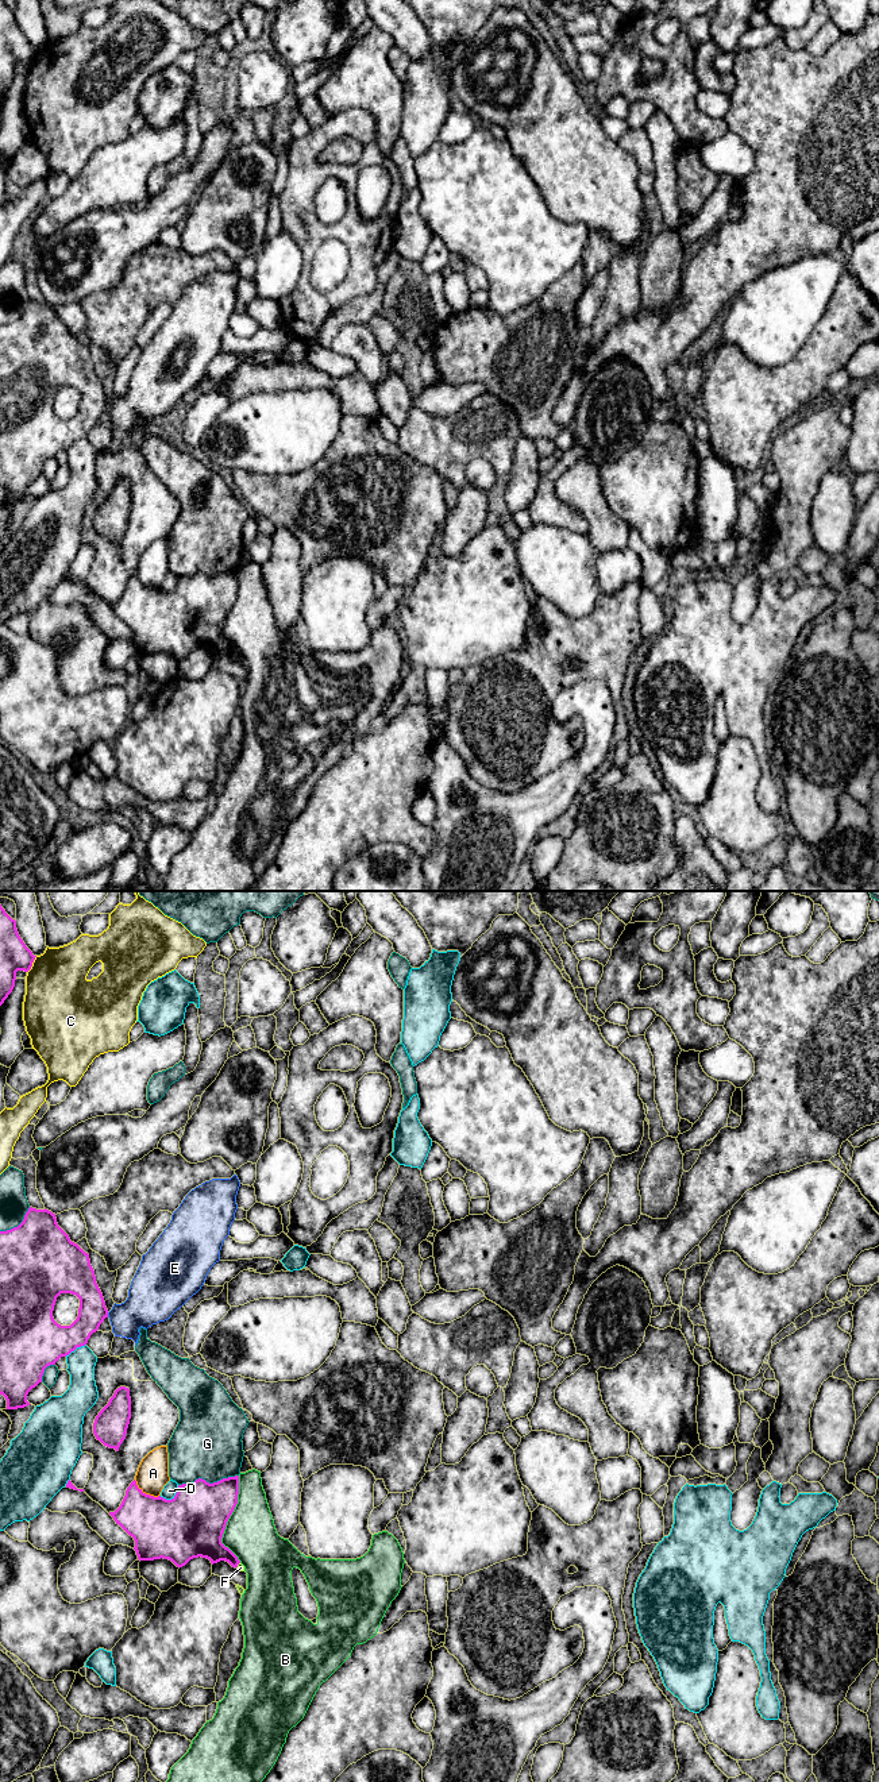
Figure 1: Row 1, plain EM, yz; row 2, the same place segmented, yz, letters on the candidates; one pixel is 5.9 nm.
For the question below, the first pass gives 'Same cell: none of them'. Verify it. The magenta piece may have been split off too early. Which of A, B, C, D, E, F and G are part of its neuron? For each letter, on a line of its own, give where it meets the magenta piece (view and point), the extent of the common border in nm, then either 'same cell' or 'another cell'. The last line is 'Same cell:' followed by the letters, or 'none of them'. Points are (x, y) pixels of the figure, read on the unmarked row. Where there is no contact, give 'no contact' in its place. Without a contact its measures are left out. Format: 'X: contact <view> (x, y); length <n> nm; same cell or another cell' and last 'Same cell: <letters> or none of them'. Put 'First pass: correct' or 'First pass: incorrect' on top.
First pass: correct
A: contact yz (145, 586); length 190 nm; another cell
B: contact yz (228, 610); length 500 nm; another cell
C: contact yz (31, 57); length 120 nm; another cell
D: contact yz (172, 591); length 140 nm; another cell
E: contact yz (107, 408); length 30 nm; another cell
F: contact yz (238, 656); length 50 nm; another cell
G: contact yz (208, 575); length 360 nm; another cell
Same cell: none of them

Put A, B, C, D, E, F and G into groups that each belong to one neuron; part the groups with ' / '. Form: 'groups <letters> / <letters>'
groups A / B / C / D / E / F G

